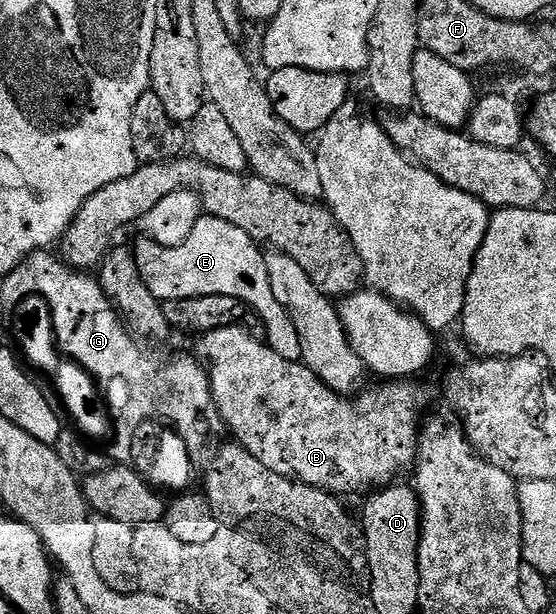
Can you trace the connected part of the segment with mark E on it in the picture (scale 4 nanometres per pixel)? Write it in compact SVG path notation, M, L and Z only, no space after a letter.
M204 214L180 246L161 248L156 241L142 238L138 245L133 245L132 251L140 278L144 278L148 290L152 290L157 300L216 294L240 298L240 302L244 302L253 315L255 312L257 319L266 327L265 343L276 350L280 358L301 361L300 334L296 334L296 326L292 326L288 310L280 306L280 302L276 302L276 294L272 294L263 249L251 236L244 234L244 230L232 226L232 222Z

